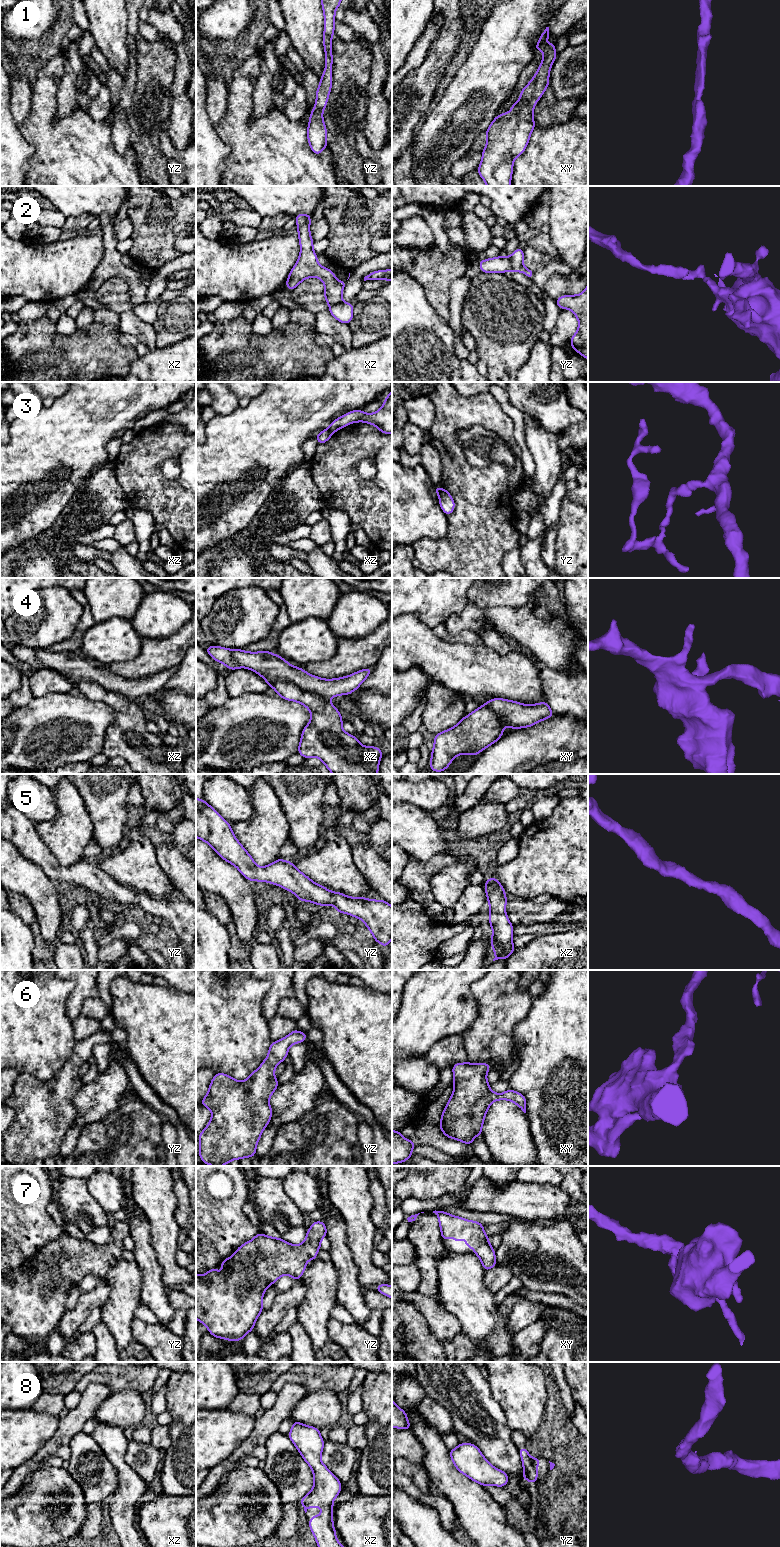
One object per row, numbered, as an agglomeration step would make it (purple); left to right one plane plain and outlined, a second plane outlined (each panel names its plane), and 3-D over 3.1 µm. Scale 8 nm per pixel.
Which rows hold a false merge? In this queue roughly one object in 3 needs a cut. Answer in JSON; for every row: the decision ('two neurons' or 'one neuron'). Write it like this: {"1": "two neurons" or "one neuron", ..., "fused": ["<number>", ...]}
{"1": "one neuron", "2": "two neurons", "3": "two neurons", "4": "two neurons", "5": "one neuron", "6": "one neuron", "7": "one neuron", "8": "one neuron", "fused": ["2", "3", "4"]}

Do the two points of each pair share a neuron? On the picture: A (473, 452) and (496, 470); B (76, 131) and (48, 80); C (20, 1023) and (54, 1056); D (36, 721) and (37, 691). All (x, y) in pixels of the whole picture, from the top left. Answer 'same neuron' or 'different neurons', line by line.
A: different neurons
B: same neuron
C: same neuron
D: different neurons

